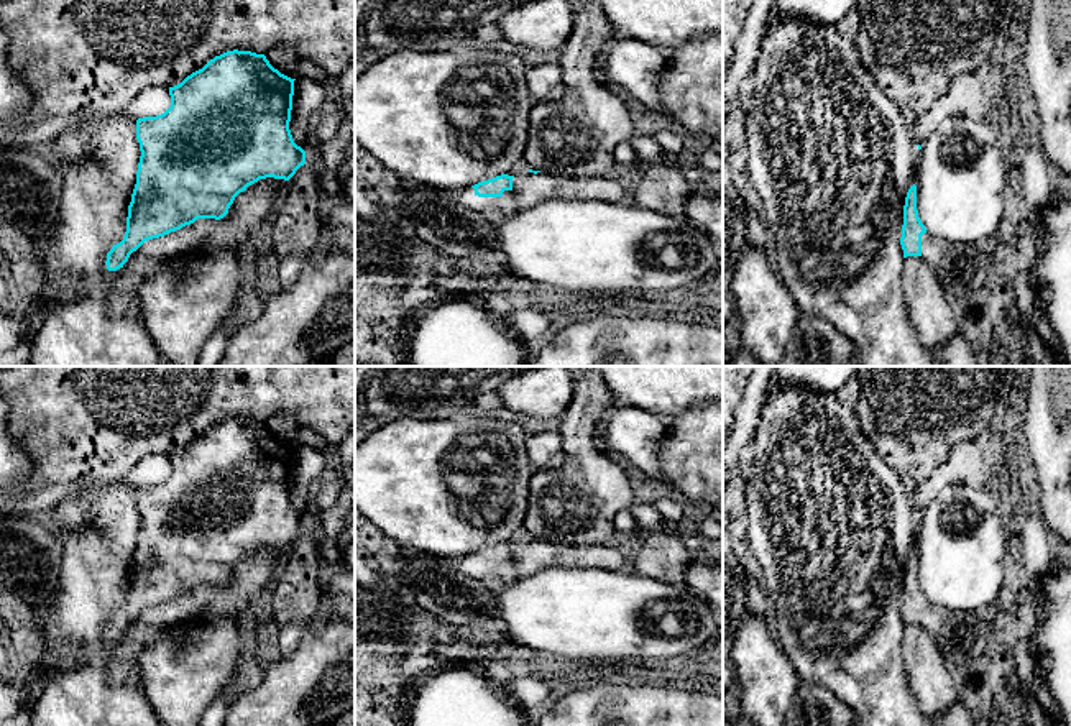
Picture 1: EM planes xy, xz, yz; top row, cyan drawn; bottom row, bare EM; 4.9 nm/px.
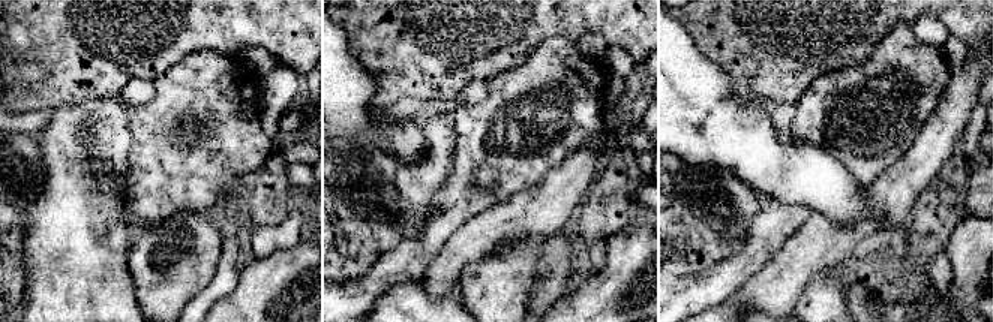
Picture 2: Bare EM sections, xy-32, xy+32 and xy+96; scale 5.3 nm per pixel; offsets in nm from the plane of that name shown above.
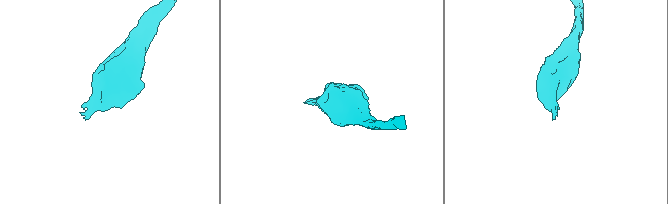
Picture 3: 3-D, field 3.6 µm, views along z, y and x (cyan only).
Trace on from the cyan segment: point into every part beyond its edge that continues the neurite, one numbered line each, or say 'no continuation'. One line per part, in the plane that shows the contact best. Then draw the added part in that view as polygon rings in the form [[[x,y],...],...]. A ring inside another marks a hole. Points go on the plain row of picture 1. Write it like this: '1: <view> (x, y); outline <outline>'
1: xz (493, 575); outline [[[473,555],[458,562],[458,570],[467,577],[485,581],[490,588],[501,586],[516,577],[513,558],[504,558],[501,565],[478,565]]]

